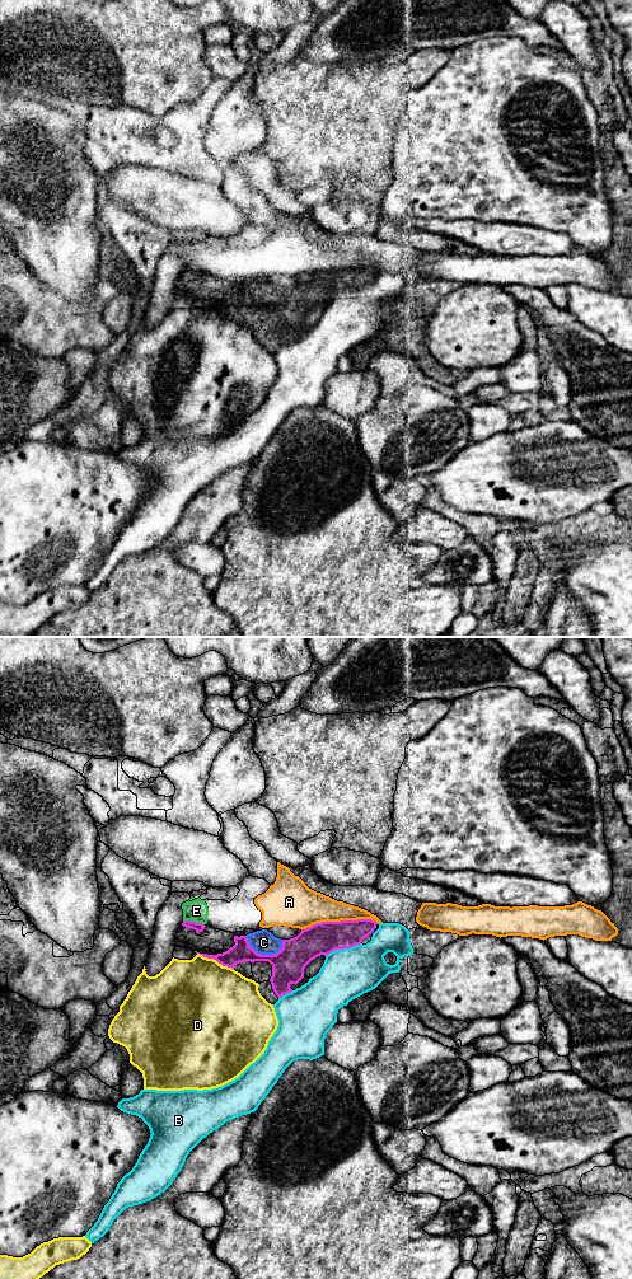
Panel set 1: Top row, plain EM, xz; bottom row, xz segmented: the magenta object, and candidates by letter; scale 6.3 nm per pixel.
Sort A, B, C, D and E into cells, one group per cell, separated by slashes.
A E / B / C / D

